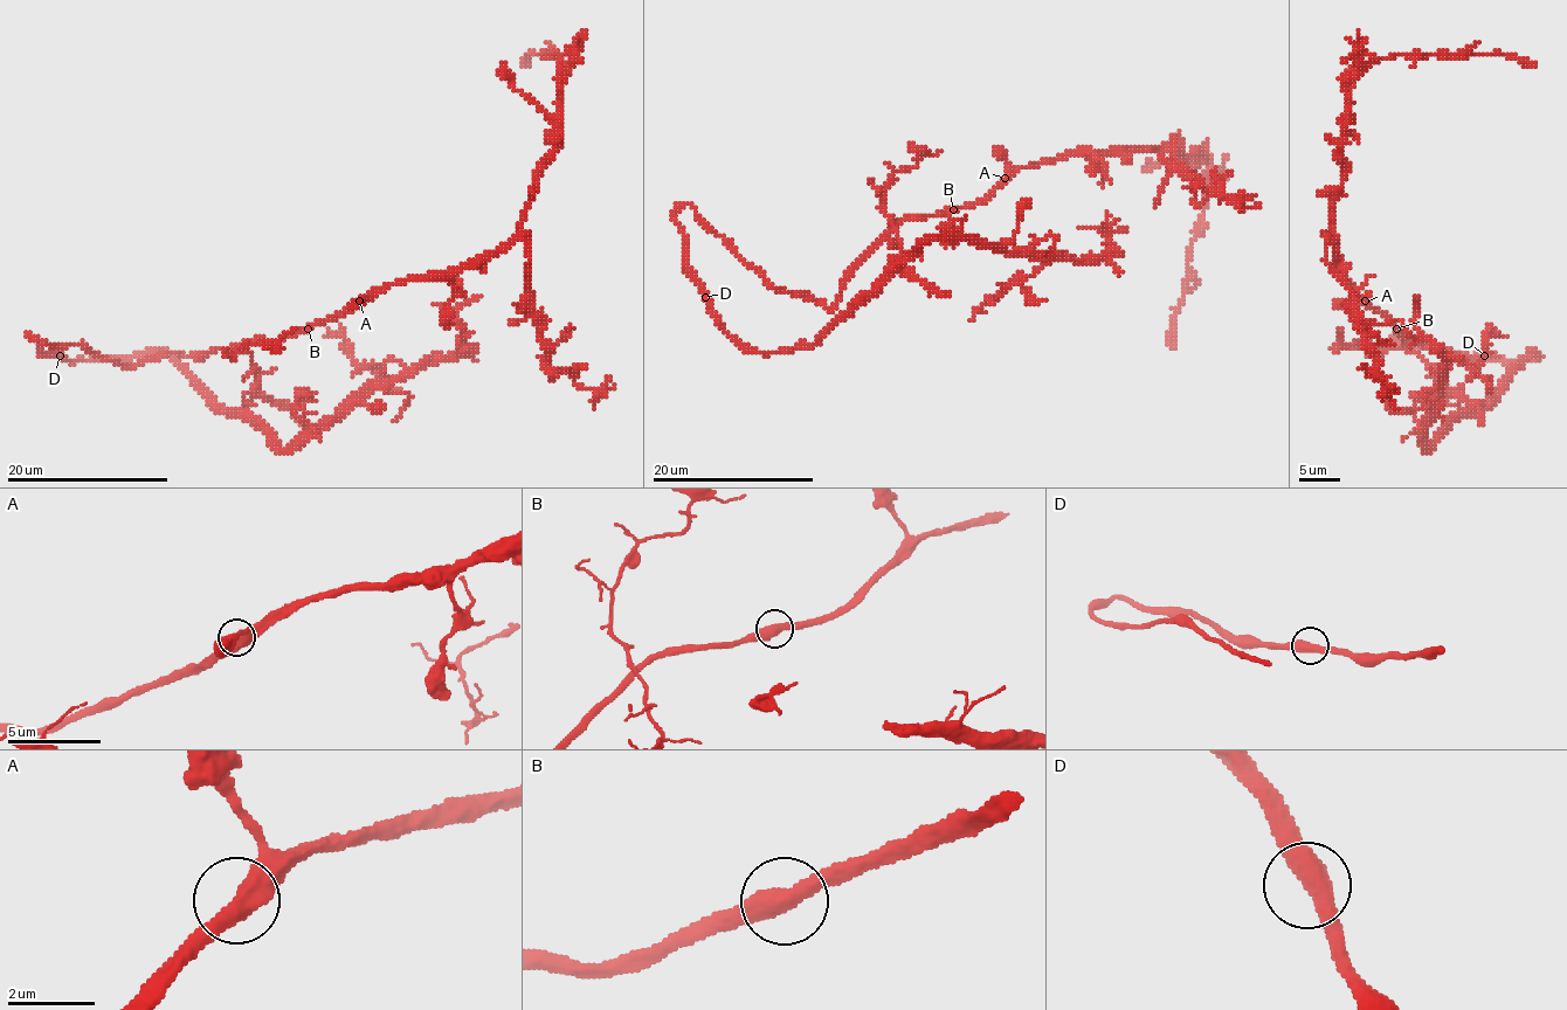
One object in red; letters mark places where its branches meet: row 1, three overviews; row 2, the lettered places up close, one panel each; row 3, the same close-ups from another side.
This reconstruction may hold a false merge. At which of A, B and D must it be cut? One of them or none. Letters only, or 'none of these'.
none of these

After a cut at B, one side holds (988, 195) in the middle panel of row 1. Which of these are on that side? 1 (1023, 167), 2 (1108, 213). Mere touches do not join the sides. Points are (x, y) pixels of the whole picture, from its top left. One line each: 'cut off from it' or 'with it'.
1: with it
2: cut off from it

